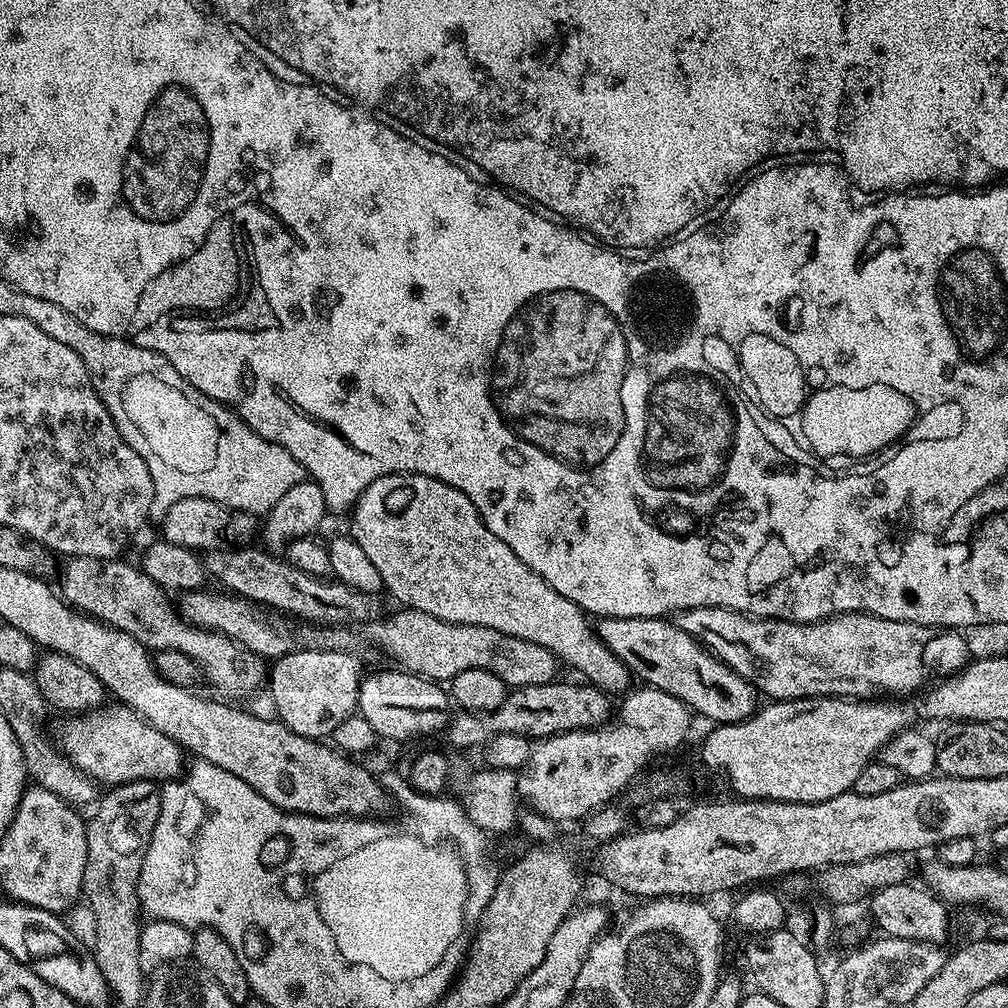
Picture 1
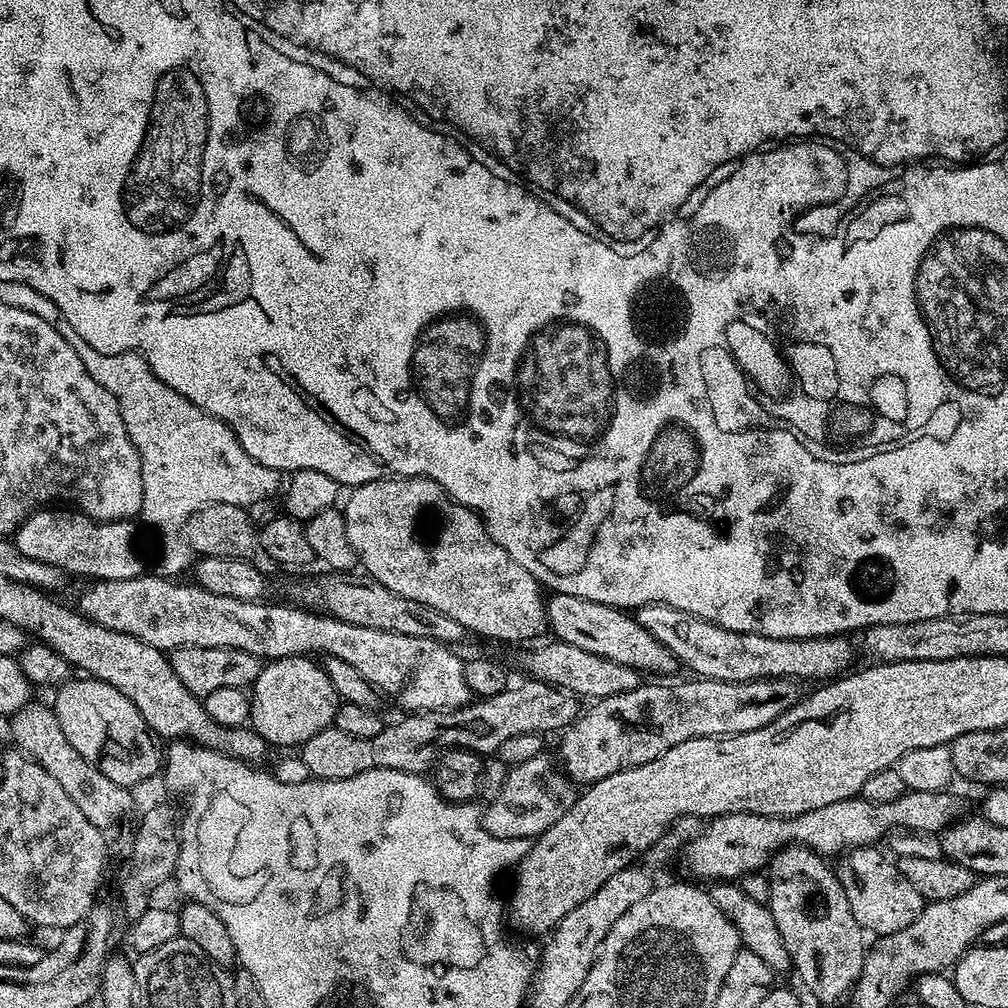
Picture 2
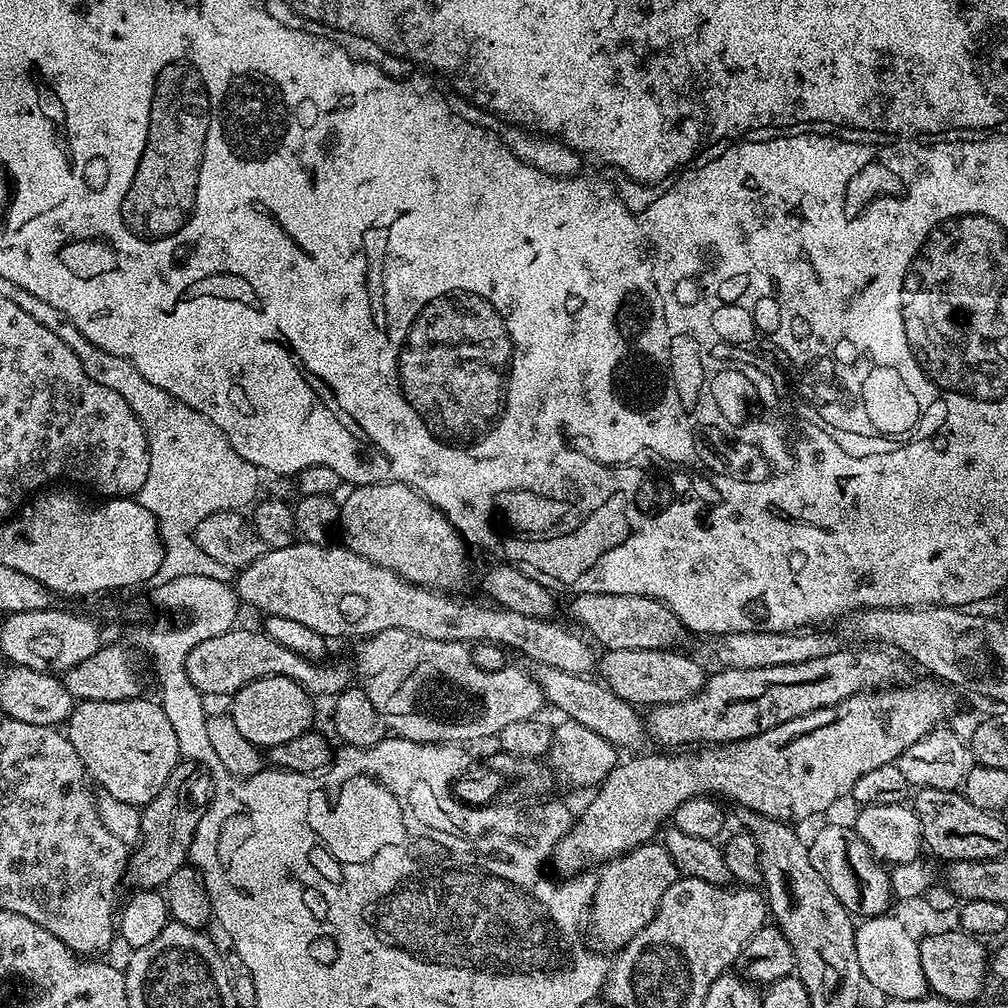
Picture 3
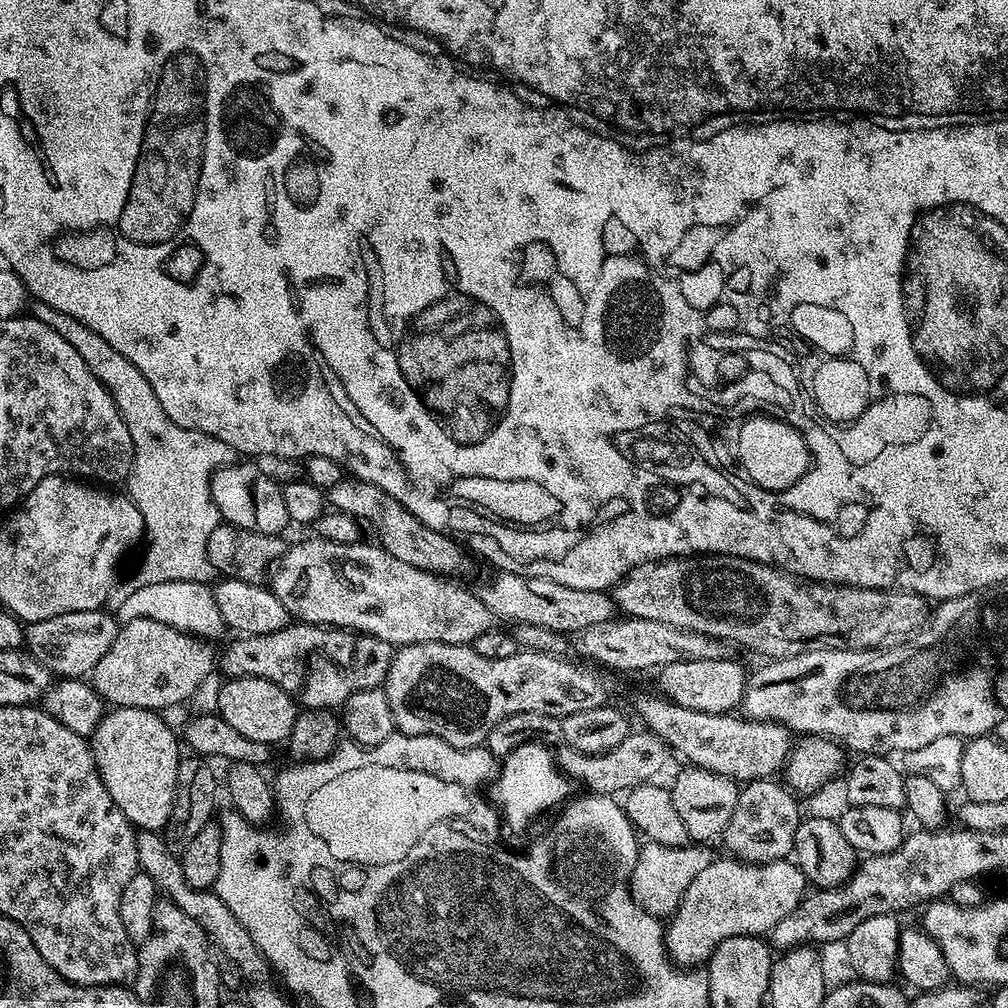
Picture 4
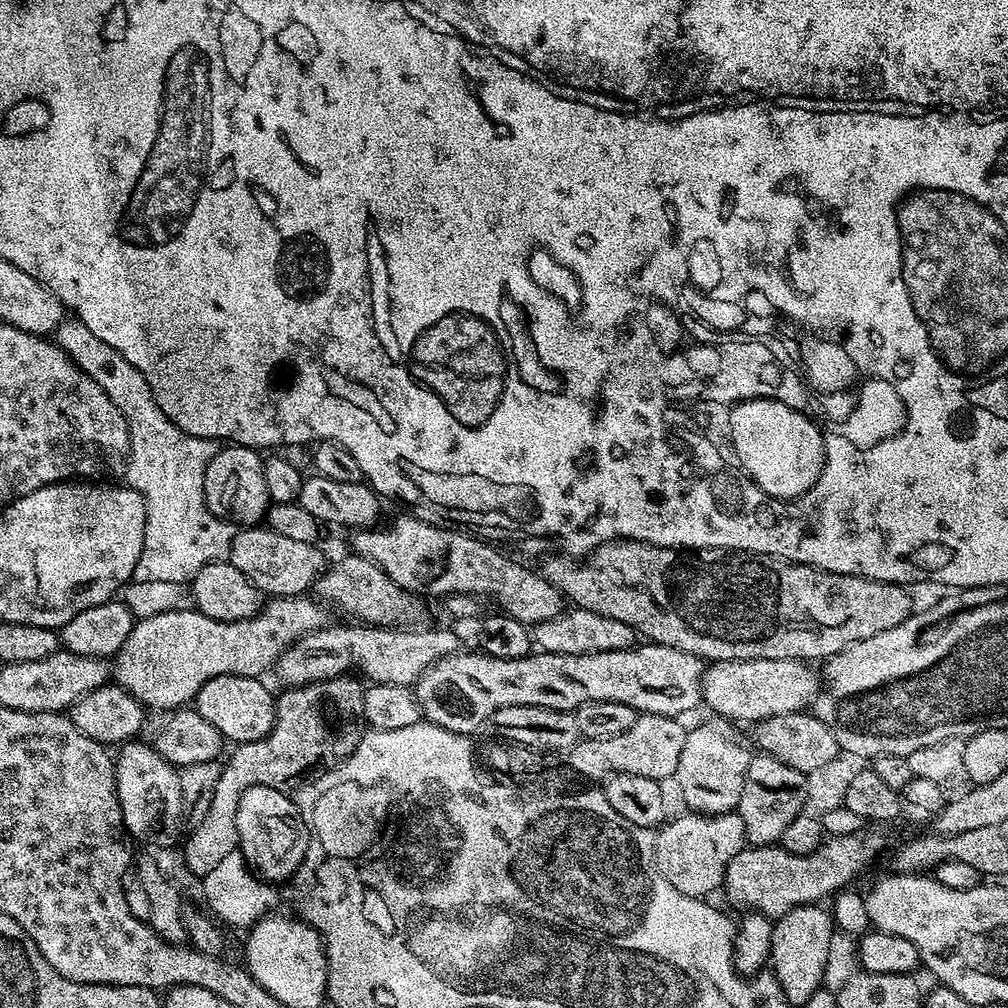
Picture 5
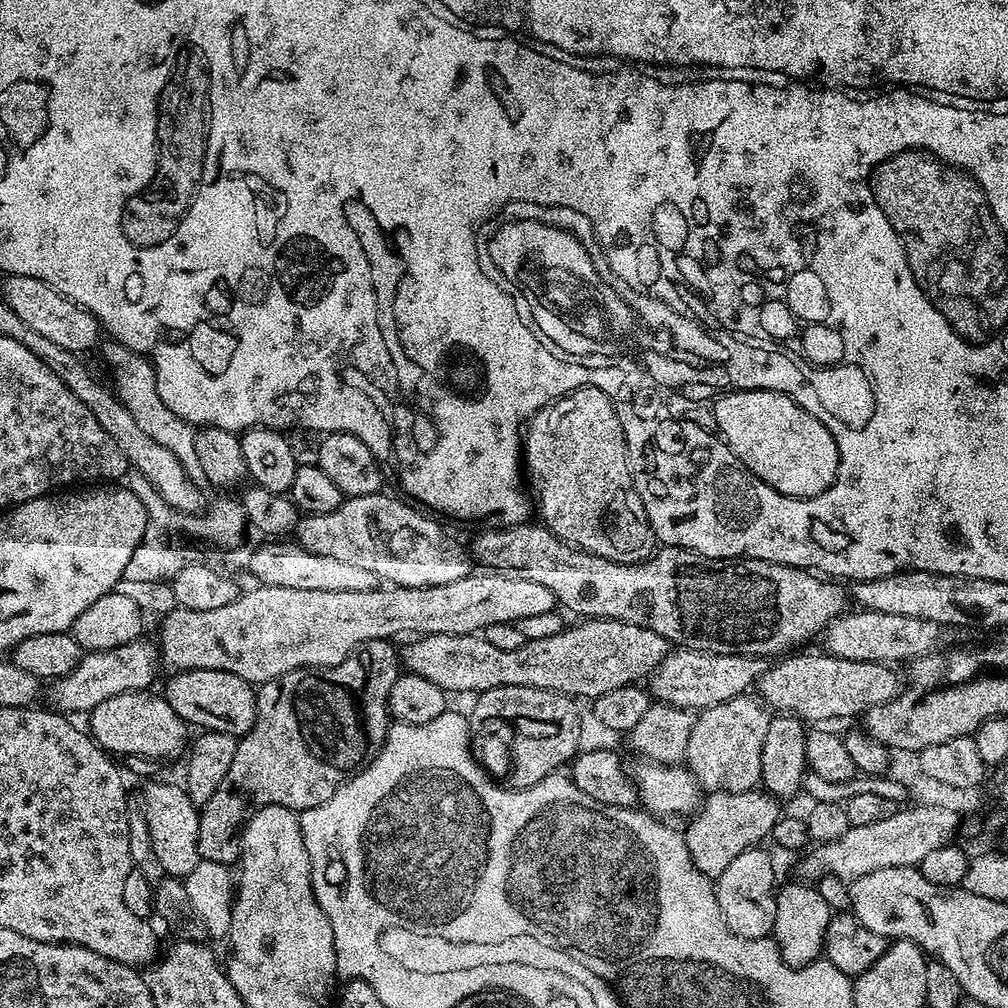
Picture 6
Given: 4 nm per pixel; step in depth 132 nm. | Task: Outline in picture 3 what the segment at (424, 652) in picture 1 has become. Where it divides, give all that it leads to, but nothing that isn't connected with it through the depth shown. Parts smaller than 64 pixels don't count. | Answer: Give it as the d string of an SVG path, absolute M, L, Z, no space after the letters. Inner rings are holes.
M651 648L650 650L607 649L599 657L598 674L602 683L618 698L635 706L655 706L686 702L704 688L706 671L692 656L683 656L680 650Z

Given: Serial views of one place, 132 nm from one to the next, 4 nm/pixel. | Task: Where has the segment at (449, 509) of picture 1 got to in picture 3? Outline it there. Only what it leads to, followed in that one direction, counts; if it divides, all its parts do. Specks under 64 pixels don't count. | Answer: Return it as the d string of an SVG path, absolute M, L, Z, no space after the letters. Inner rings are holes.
M362 484L351 489L352 492L340 504L340 519L338 521L338 532L344 535L342 540L343 547L350 549L354 554L365 556L370 562L374 562L378 566L382 566L386 570L390 570L394 574L398 574L402 579L408 580L411 584L421 584L423 588L433 590L452 590L455 584L460 584L468 576L468 564L464 561L464 548L466 549L466 541L460 535L460 531L453 526L451 522L440 511L434 507L425 496L418 495L413 488L405 484Z

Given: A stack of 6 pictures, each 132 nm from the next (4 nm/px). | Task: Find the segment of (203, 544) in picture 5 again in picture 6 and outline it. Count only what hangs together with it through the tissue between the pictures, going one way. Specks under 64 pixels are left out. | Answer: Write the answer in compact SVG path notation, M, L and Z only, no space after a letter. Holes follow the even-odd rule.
M115 342L107 343L101 343L98 352L104 355L105 362L112 367L113 385L111 384L111 387L114 389L116 398L130 412L139 429L147 437L170 450L171 454L178 458L178 462L184 468L188 479L195 482L203 481L204 475L198 466L198 454L194 454L196 432L193 425L187 424L182 418L178 418L178 414L174 414L174 410L170 410L170 406L166 406L166 402L162 402L161 396L158 395L156 372L152 369L152 361L147 356L138 354L126 346ZM133 471L127 477L126 487L146 506L150 525L144 532L144 540L138 546L138 550L134 550L130 563L124 571L124 579L130 582L158 582L159 580L168 582L178 574L178 570L184 568L186 557L174 545L164 541L164 535L171 528L181 528L186 535L197 536L198 539L205 540L208 544L217 544L220 548L236 548L244 536L244 528L249 527L244 508L236 498L216 500L212 505L208 504L199 514L185 514L169 506L154 486L138 471Z

